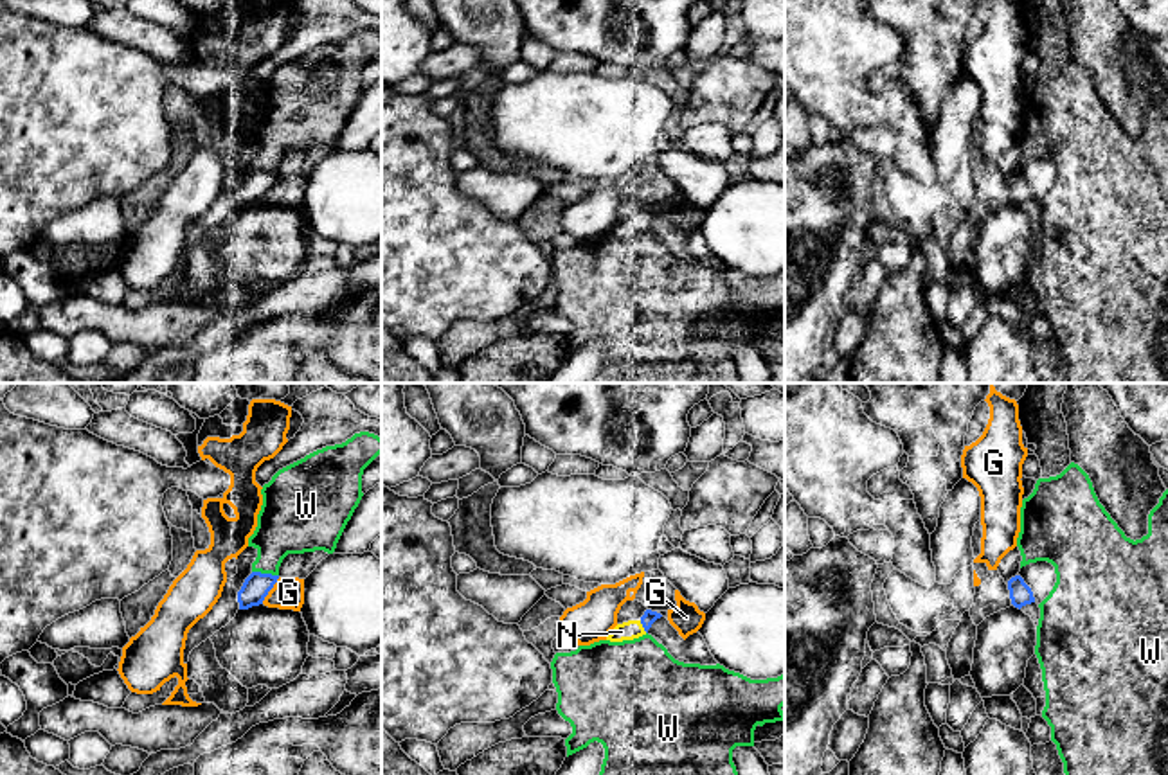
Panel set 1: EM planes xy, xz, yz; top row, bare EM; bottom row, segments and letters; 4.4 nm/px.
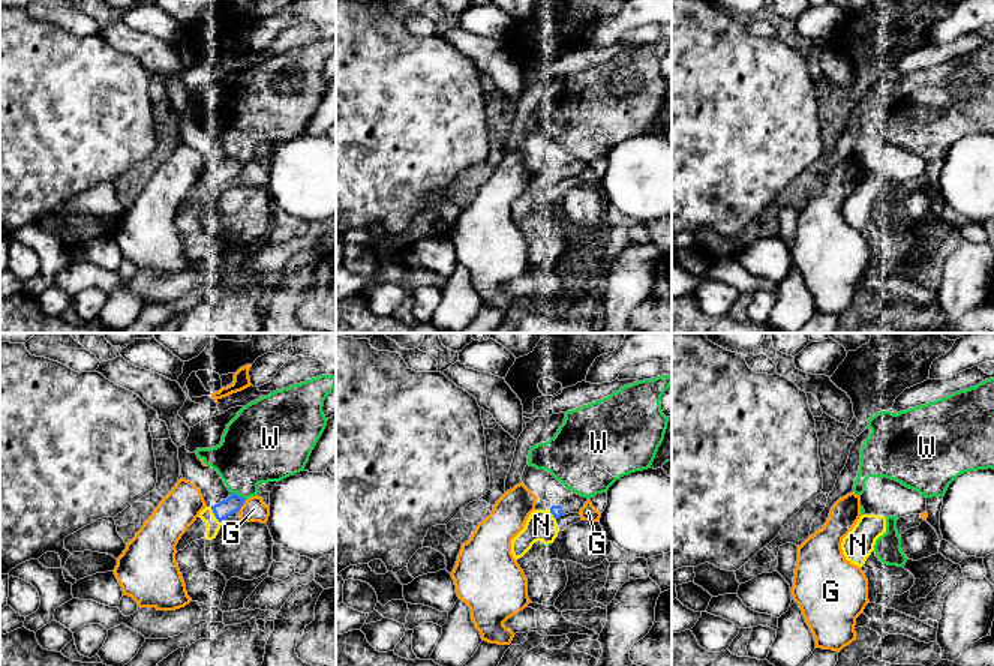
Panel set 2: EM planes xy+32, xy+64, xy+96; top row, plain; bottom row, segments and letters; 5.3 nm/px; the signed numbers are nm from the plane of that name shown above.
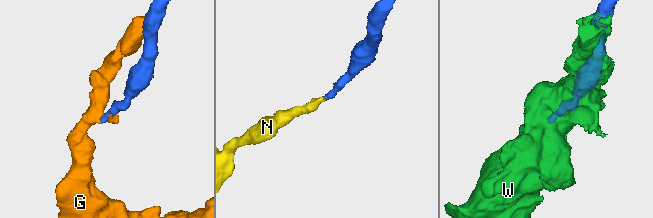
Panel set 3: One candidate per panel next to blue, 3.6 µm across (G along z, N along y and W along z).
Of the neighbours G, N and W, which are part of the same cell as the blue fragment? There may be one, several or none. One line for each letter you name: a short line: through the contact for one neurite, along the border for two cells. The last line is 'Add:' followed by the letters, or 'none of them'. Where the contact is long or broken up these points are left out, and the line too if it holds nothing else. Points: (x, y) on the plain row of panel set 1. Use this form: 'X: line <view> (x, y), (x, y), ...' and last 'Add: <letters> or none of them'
Add: N

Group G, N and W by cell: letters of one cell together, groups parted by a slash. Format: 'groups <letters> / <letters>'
groups G / N / W

